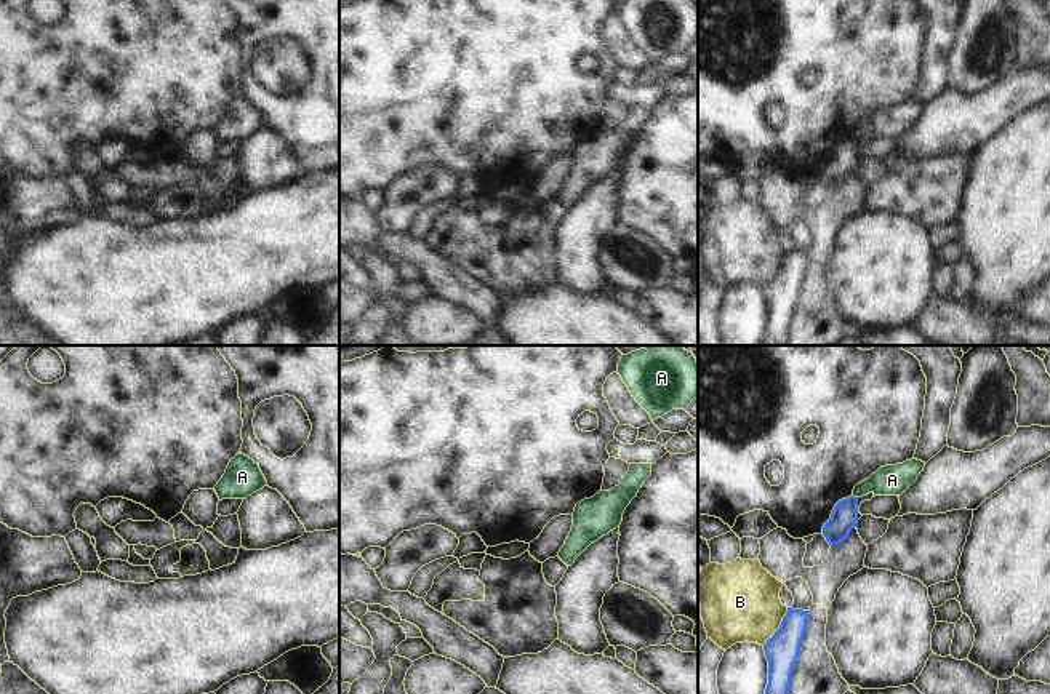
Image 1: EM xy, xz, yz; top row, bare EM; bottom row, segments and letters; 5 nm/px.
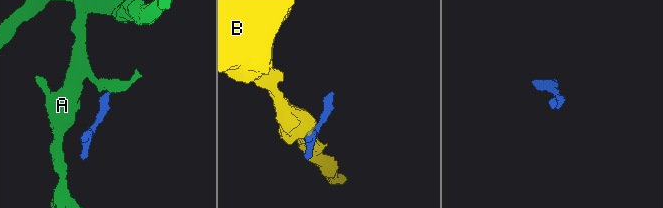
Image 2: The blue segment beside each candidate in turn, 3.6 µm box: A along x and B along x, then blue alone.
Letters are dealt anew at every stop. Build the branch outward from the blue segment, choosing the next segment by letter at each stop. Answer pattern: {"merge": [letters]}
{"merge": []}

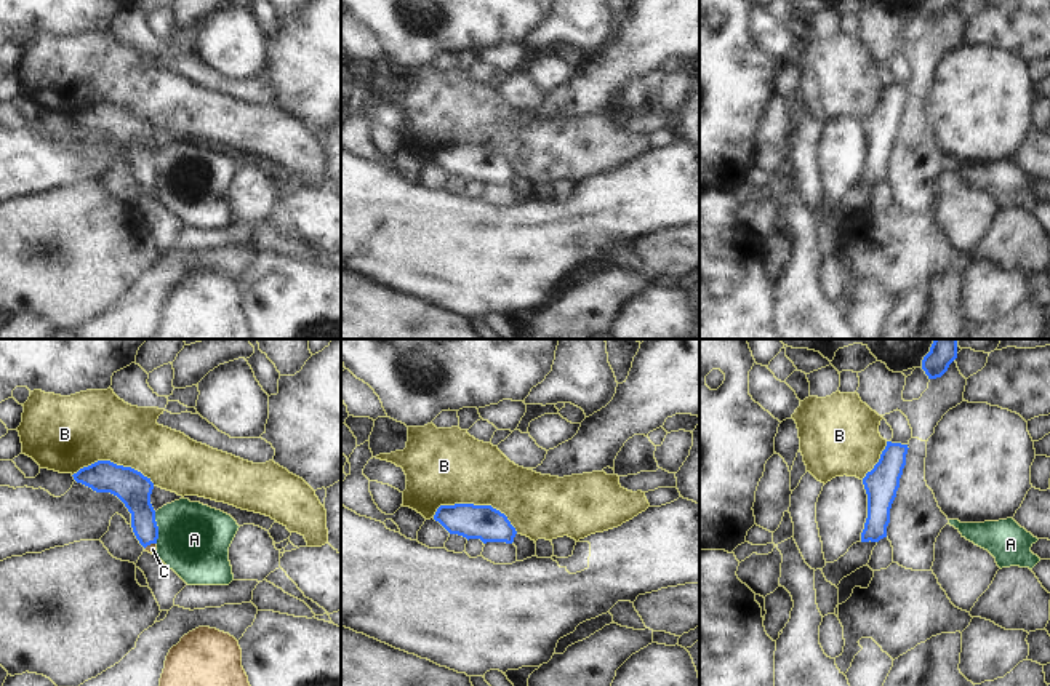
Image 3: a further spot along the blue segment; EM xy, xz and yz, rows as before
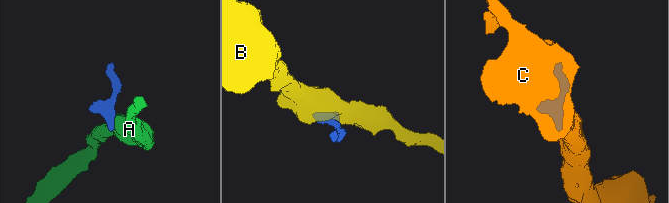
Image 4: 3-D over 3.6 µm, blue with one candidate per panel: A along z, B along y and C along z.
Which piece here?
{"merge": ["C"]}

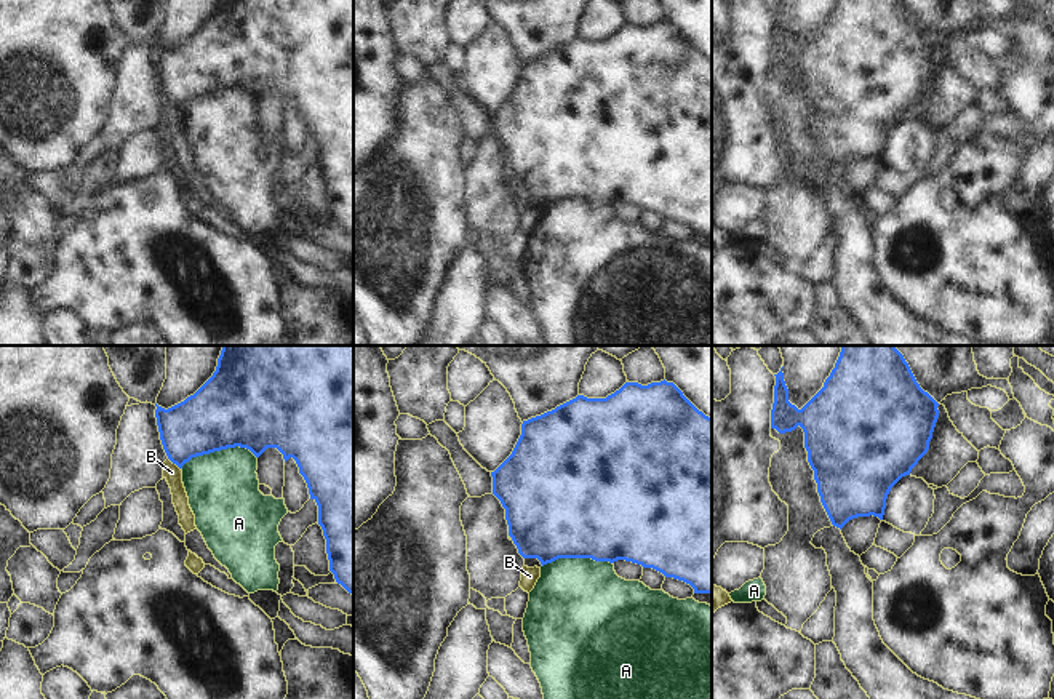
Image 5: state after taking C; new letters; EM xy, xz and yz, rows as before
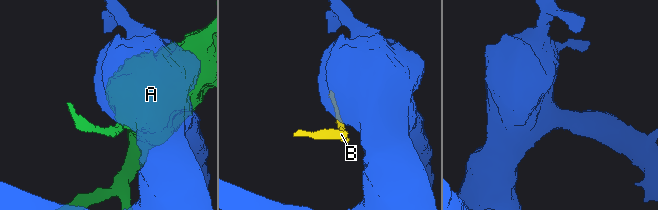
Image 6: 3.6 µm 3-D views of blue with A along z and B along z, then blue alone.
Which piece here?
{"merge": []}

